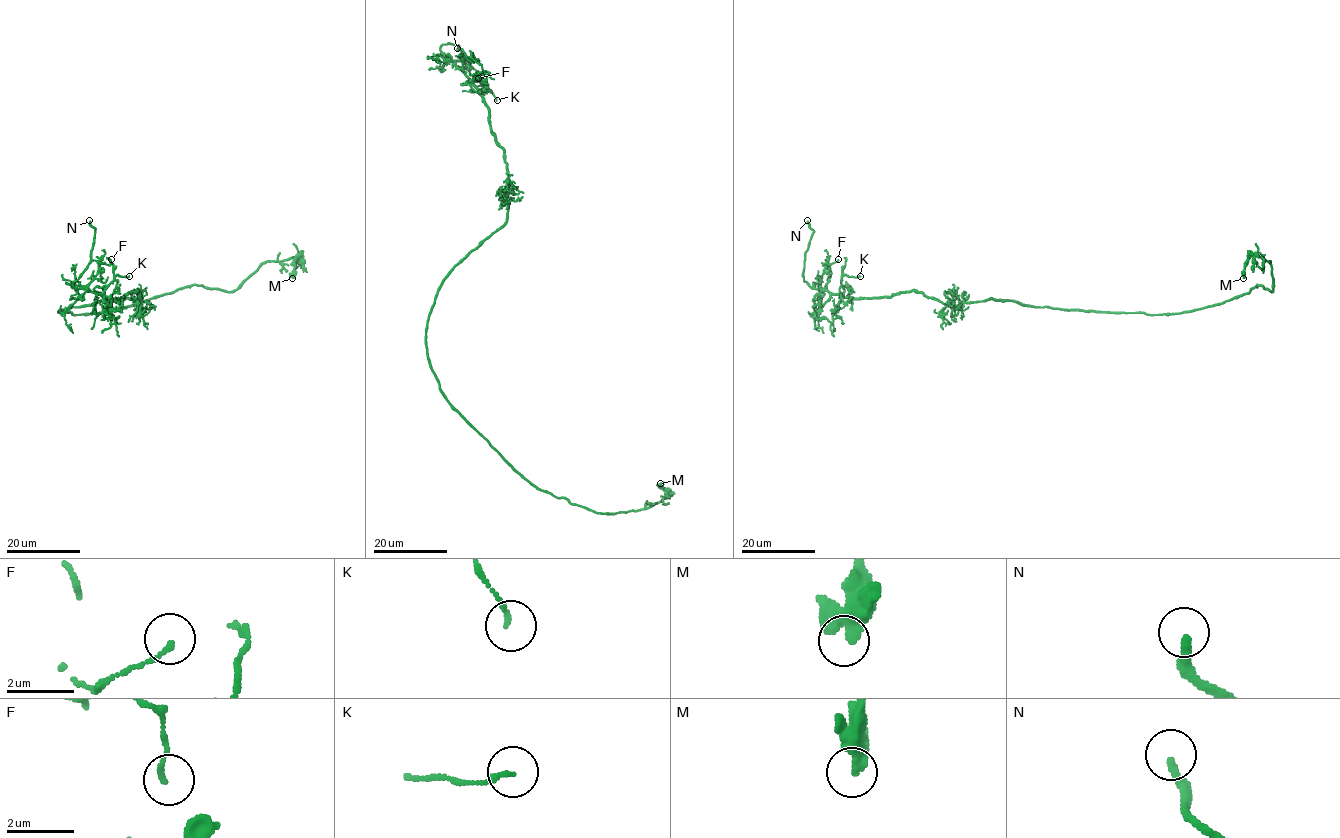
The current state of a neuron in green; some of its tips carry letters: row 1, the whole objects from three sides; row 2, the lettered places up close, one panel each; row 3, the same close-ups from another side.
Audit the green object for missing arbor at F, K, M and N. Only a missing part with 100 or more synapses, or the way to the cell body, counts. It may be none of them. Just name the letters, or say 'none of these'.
N

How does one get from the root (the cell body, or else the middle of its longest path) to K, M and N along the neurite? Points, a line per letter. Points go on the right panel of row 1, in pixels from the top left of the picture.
K: (1071, 310), (992, 298), (945, 305), (913, 290), (844, 298), (841, 278), (860, 276)
M: (1071, 310), (1173, 314), (1220, 304), (1257, 285), (1272, 291), (1270, 261), (1251, 255), (1243, 278)
N: (1071, 310), (992, 298), (945, 305), (913, 290), (844, 298), (813, 289), (803, 276), (814, 232), (807, 220)

